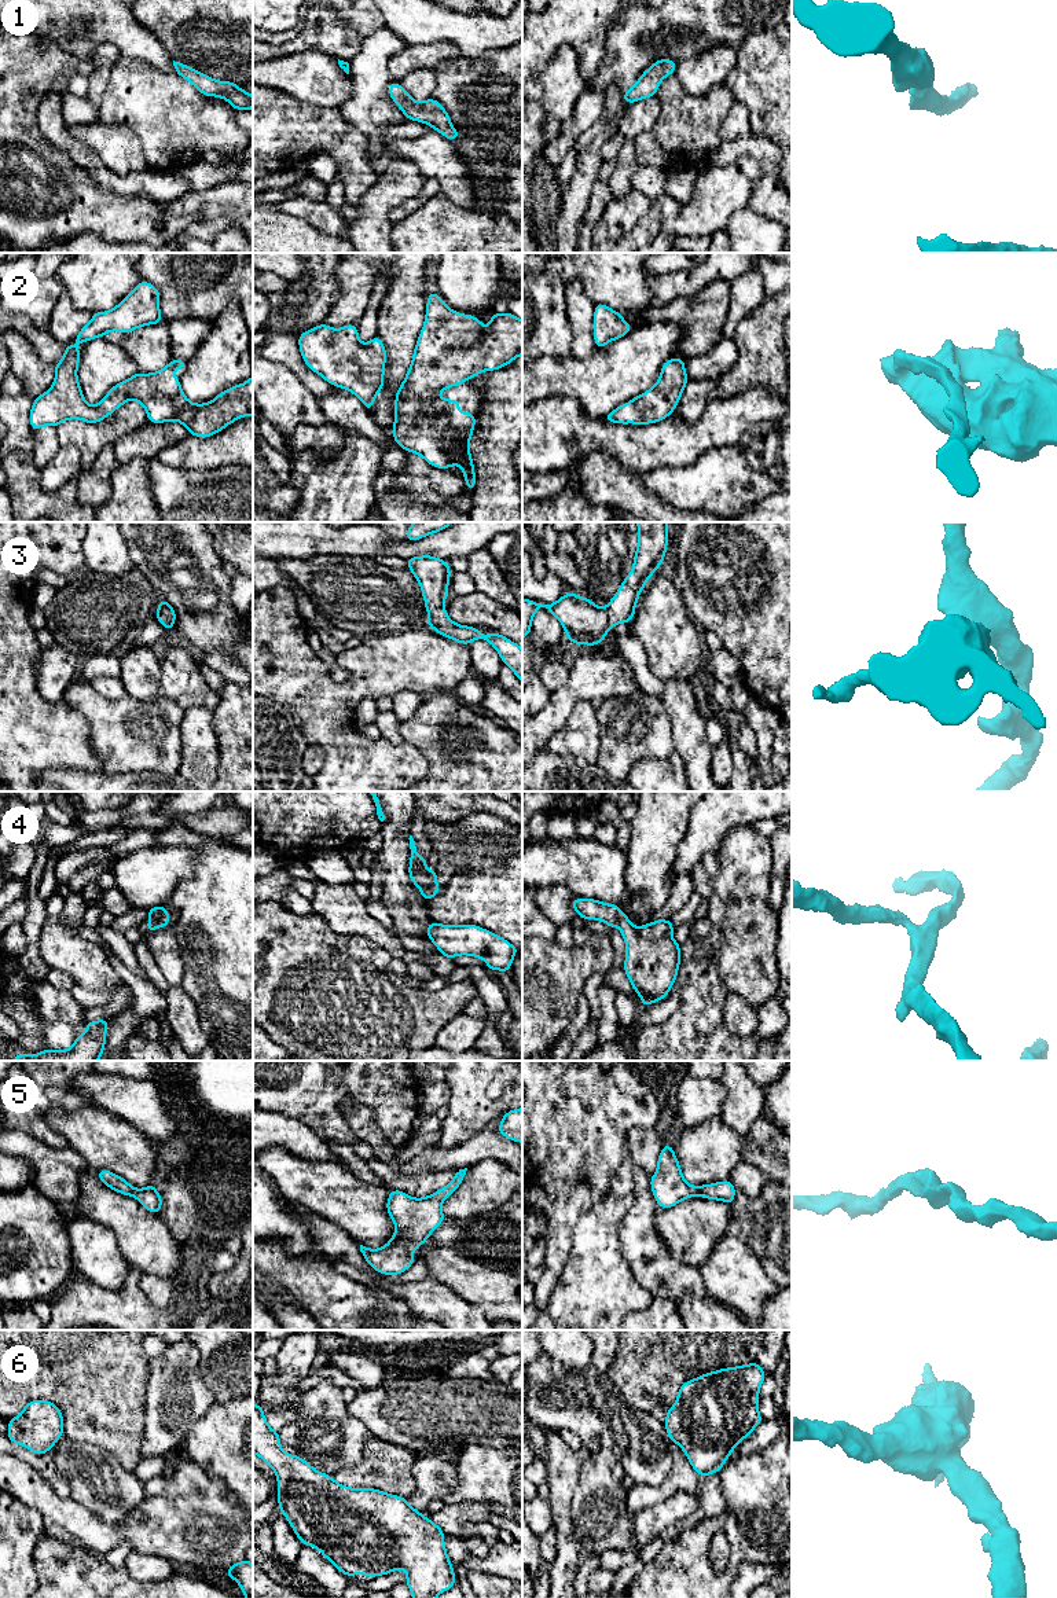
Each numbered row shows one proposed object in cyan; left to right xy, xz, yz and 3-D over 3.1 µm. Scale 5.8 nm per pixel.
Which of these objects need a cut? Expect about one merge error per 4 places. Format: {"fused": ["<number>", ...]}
{"fused": []}

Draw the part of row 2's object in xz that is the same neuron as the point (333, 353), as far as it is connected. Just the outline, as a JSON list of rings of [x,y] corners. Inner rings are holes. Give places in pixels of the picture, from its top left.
[[[327,324],[316,326],[298,335],[298,345],[305,364],[333,386],[342,387],[361,400],[366,409],[374,405],[377,394],[383,389],[386,350],[379,337],[366,345],[360,342],[356,324],[331,328]]]

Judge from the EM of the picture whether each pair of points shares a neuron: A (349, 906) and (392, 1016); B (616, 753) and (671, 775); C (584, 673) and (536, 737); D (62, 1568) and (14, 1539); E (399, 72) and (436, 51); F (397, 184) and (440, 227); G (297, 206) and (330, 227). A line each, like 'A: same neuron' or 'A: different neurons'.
A: different neurons
B: different neurons
C: same neuron
D: different neurons
E: same neuron
F: different neurons
G: same neuron

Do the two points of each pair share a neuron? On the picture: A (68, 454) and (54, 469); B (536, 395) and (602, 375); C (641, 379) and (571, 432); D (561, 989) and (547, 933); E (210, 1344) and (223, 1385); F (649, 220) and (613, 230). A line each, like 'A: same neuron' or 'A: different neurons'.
A: same neuron
B: same neuron
C: different neurons
D: different neurons
E: same neuron
F: different neurons

